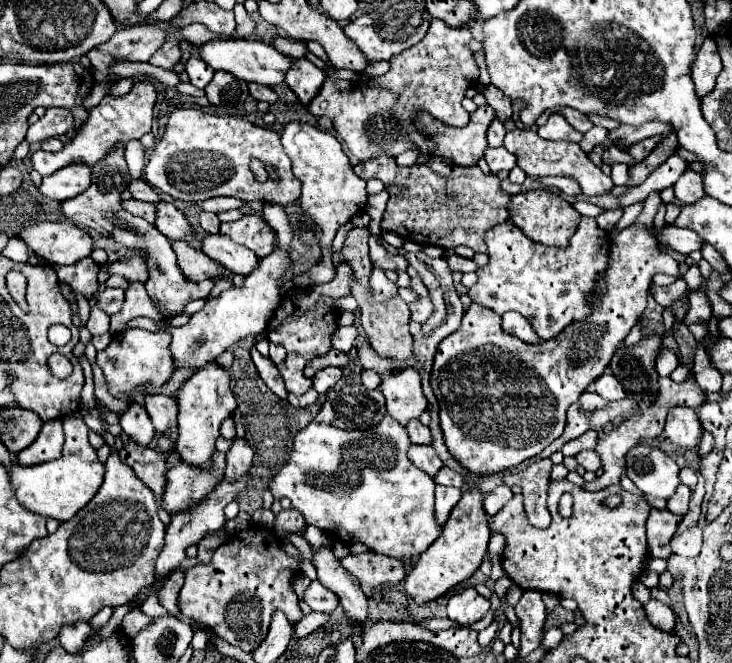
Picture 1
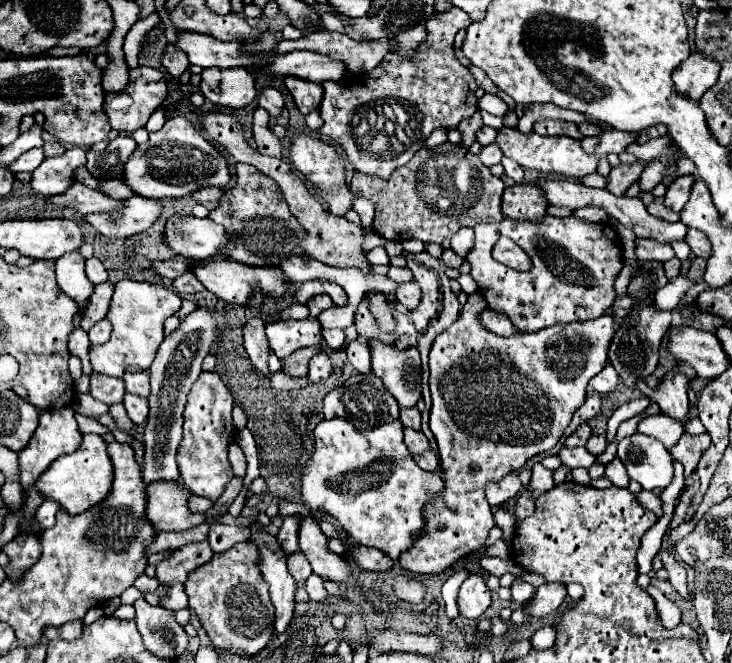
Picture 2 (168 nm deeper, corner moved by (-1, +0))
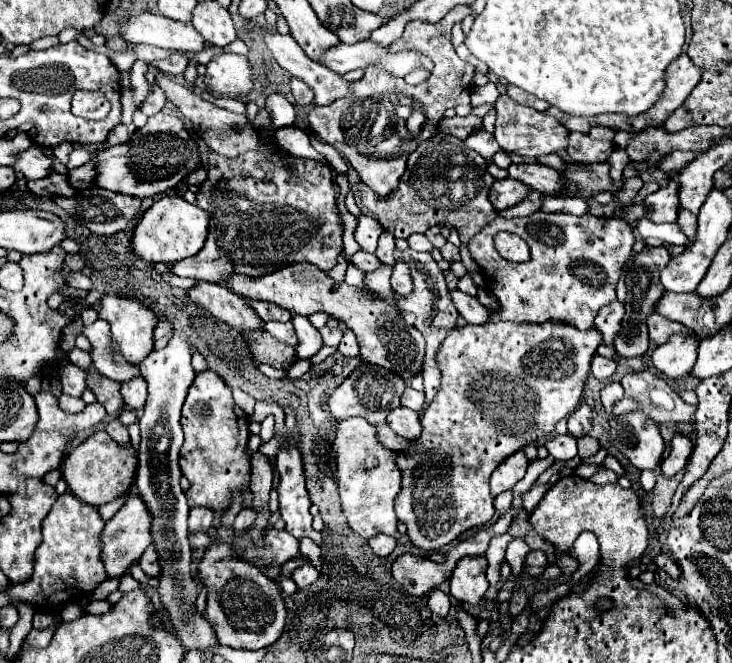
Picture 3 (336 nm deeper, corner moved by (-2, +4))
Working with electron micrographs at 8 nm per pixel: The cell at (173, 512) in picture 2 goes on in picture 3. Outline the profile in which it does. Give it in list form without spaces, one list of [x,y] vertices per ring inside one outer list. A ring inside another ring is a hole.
[[[131,492],[127,504],[105,524],[105,530],[103,530],[103,564],[109,578],[119,578],[121,574],[125,574],[129,566],[141,558],[141,554],[145,552],[145,546],[153,544],[149,536],[151,524],[153,524],[153,516],[147,504],[139,494]]]

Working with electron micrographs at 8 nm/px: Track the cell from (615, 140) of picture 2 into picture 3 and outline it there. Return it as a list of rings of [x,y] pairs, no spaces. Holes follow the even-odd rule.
[[[571,132],[569,134],[569,150],[567,150],[567,154],[575,162],[593,164],[593,162],[607,162],[613,148],[615,148],[613,142],[593,140],[583,132]]]

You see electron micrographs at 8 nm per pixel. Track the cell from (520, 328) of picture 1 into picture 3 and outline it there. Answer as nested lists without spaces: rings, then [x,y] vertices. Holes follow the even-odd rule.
[[[453,290],[451,298],[453,298],[453,304],[457,306],[459,314],[465,318],[465,322],[469,322],[469,324],[487,324],[491,320],[491,310],[485,308],[475,296],[463,294],[461,290]]]

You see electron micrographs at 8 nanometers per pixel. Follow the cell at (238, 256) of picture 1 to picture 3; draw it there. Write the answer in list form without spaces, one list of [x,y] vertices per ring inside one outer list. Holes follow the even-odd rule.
[[[165,196],[159,202],[155,202],[139,220],[135,232],[133,232],[133,252],[145,262],[165,262],[173,264],[183,258],[195,256],[205,240],[209,230],[209,214],[195,204],[189,204],[181,196]]]

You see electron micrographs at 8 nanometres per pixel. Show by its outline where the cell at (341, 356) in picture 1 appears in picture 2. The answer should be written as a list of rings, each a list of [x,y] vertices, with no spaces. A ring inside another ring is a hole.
[[[308,346],[304,350],[296,350],[288,358],[282,358],[282,372],[286,372],[292,378],[306,376],[308,374],[308,360],[318,350],[324,350],[324,346]]]

